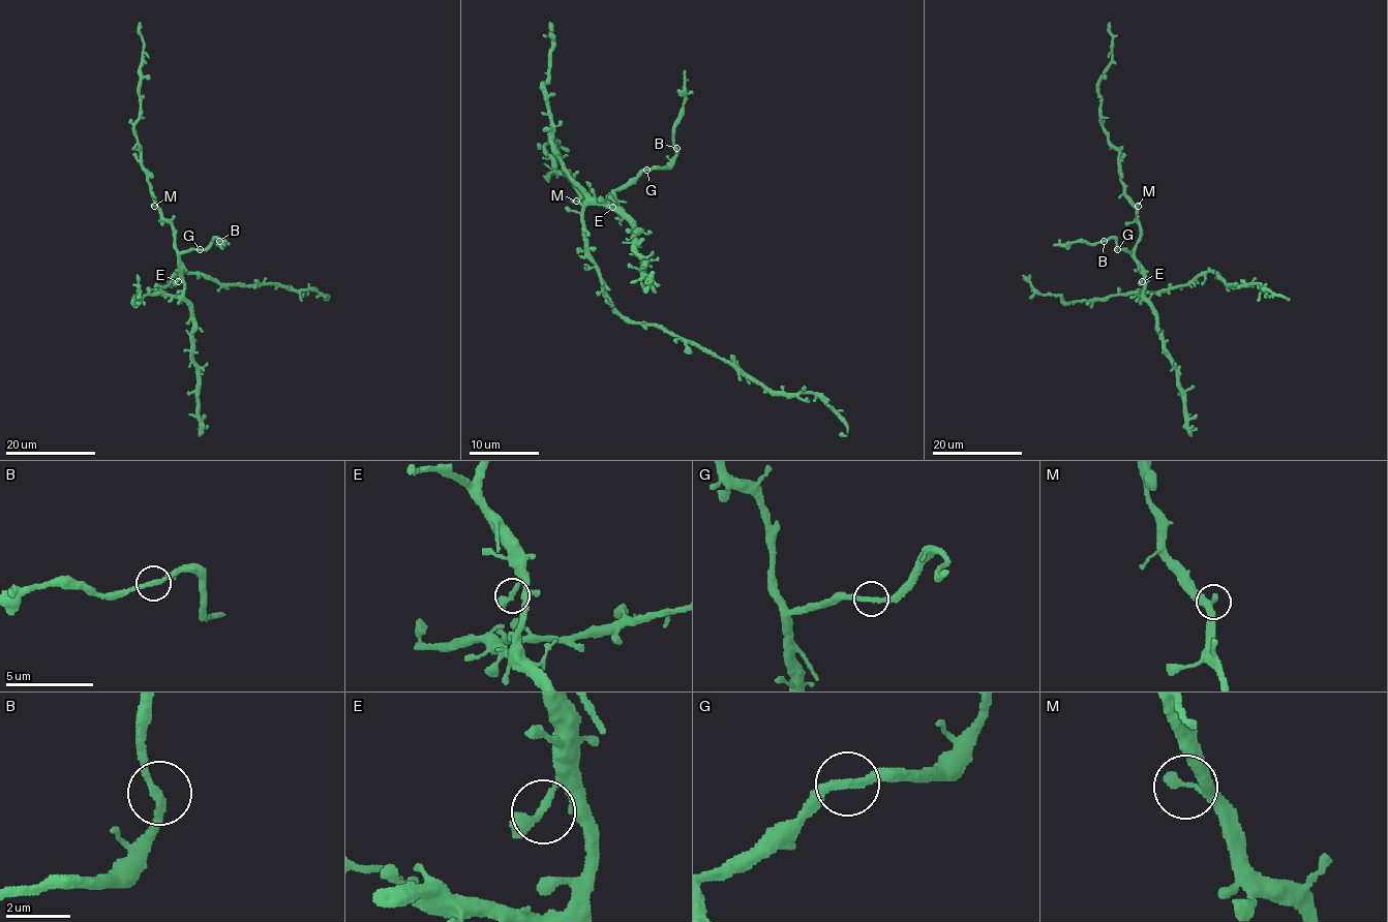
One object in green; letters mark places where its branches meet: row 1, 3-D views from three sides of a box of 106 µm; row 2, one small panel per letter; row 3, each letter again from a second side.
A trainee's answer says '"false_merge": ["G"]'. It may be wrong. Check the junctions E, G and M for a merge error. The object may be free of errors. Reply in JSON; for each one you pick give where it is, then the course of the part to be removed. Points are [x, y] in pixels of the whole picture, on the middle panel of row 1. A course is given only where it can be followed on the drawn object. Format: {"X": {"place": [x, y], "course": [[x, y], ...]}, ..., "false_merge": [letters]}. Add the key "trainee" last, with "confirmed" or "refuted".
{"false_merge": [], "trainee": "refuted"}

